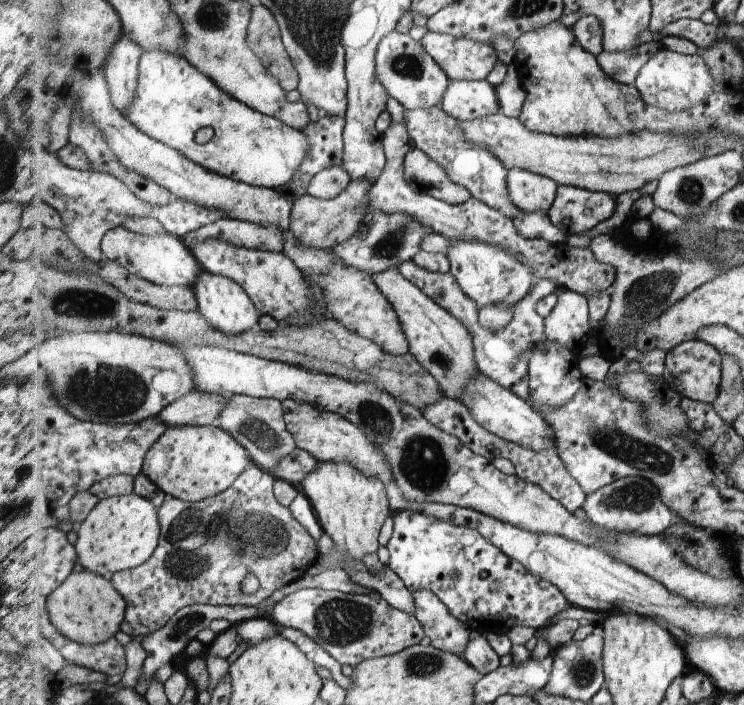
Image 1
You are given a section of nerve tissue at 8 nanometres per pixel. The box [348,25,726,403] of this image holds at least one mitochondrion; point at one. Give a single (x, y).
(646, 297)

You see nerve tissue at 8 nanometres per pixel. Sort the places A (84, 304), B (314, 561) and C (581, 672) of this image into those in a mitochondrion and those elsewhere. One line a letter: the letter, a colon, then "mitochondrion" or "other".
A: mitochondrion
B: other
C: mitochondrion

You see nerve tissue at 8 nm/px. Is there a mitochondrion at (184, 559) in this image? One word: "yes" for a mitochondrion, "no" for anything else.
yes

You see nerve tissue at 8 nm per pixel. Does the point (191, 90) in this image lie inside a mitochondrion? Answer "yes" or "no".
no

